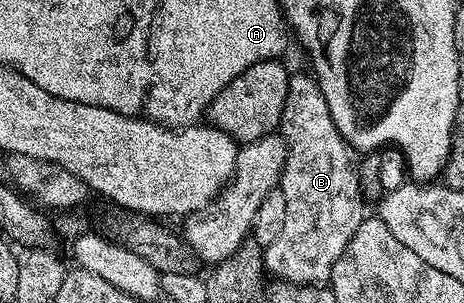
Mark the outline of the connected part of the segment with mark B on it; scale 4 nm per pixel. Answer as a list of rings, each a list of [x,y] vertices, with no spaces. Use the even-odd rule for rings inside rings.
[[[310,73],[291,74],[279,130],[287,141],[287,159],[281,179],[281,189],[285,196],[285,225],[281,227],[277,240],[273,240],[273,244],[263,250],[263,264],[268,275],[285,282],[297,282],[301,286],[327,284],[331,281],[331,273],[337,260],[341,260],[349,240],[353,240],[357,228],[363,222],[365,199],[359,190],[359,172],[353,158],[351,162],[352,151],[341,132],[337,132],[337,124],[333,124],[329,104],[319,83]]]

